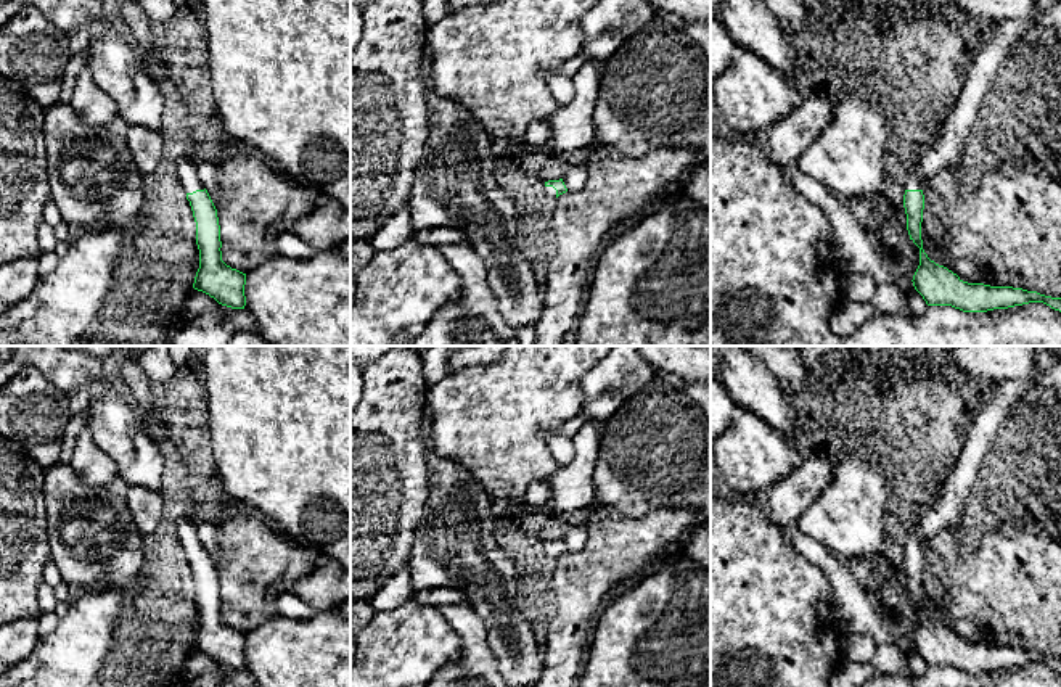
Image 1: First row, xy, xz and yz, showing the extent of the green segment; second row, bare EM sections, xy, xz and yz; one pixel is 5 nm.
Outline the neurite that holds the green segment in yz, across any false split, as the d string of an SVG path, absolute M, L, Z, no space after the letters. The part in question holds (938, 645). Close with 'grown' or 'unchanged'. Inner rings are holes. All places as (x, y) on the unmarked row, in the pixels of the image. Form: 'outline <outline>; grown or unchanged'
outline M907 525L907 539L903 542L907 590L910 600L920 608L920 626L911 642L928 666L952 666L963 673L987 673L1029 663L1043 663L1061 673L1061 658L1051 658L1037 652L1027 652L1013 647L968 644L947 627L931 621L923 610L921 600L921 582L924 570L923 545L924 541L918 537L915 525Z; grown

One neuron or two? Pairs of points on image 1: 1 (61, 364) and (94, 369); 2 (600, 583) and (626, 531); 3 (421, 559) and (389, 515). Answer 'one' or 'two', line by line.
1: one
2: one
3: two

